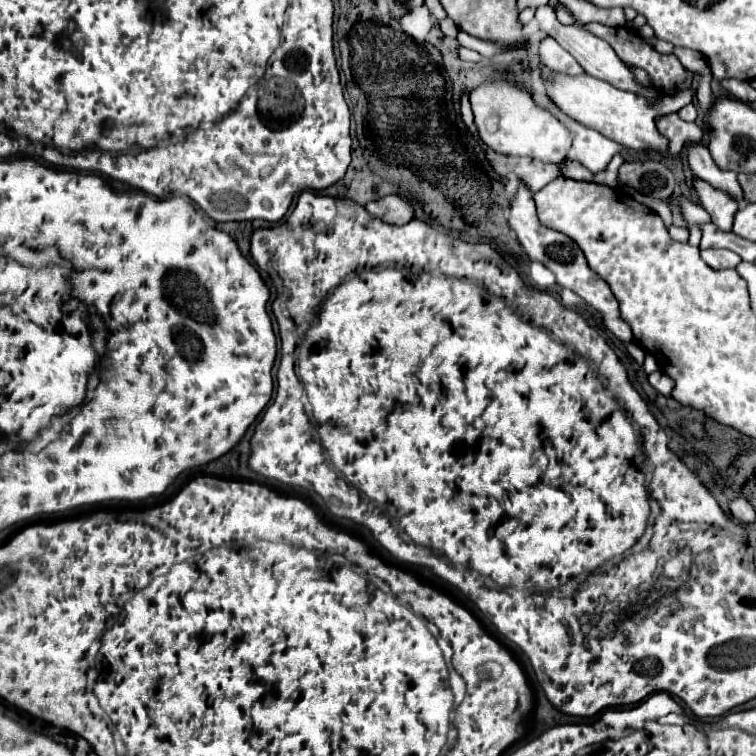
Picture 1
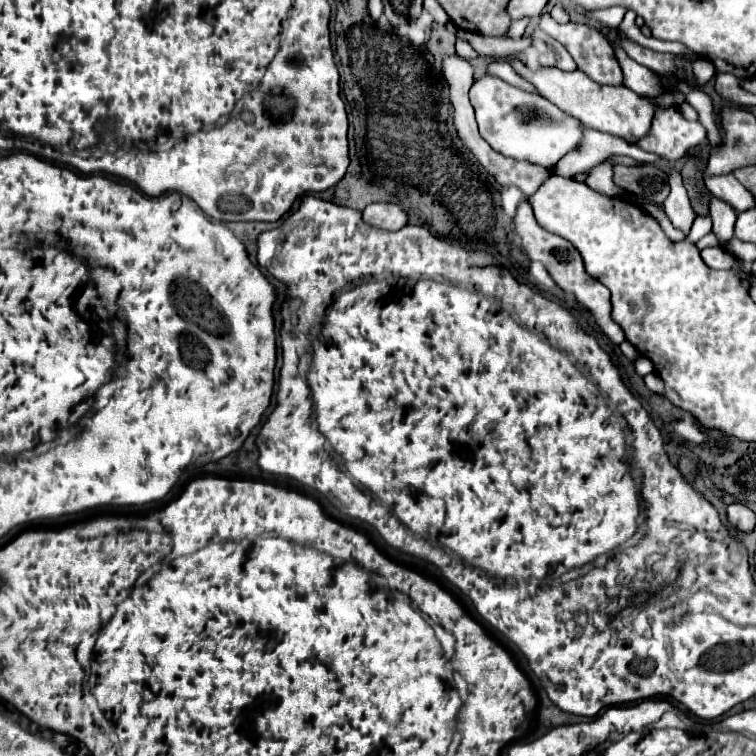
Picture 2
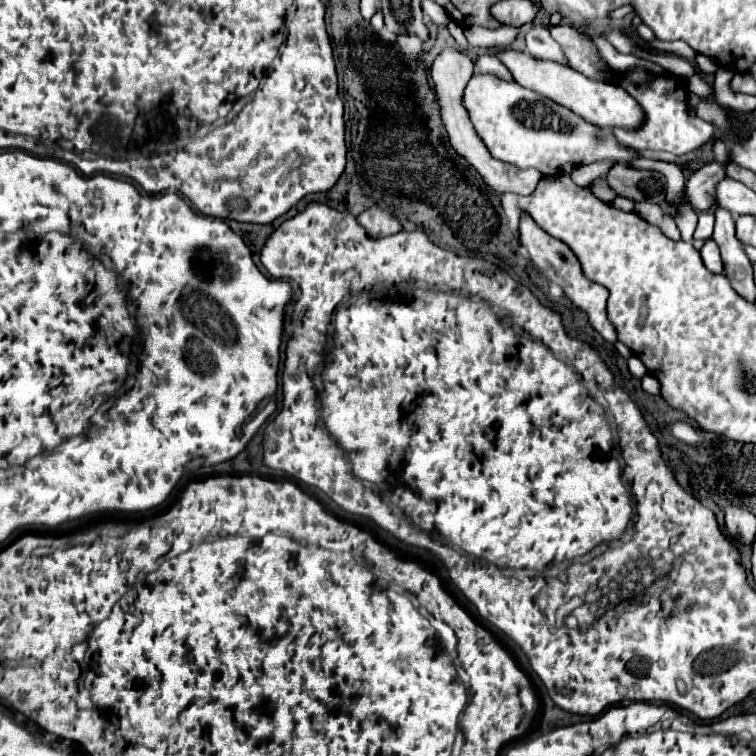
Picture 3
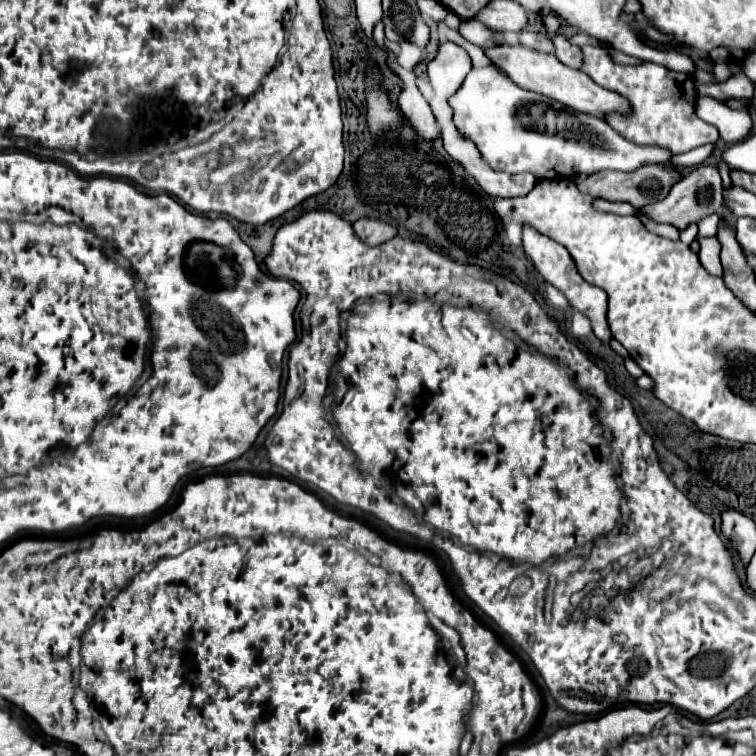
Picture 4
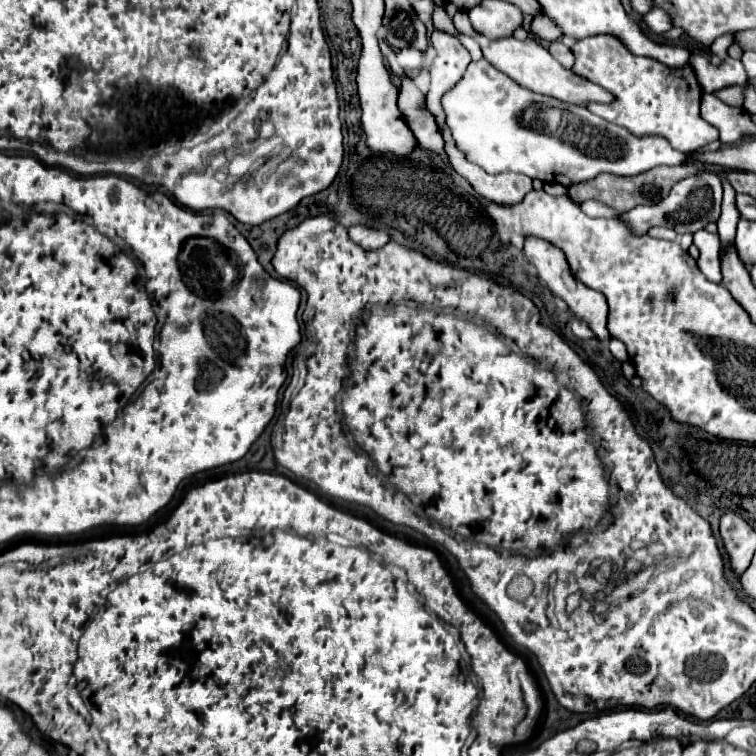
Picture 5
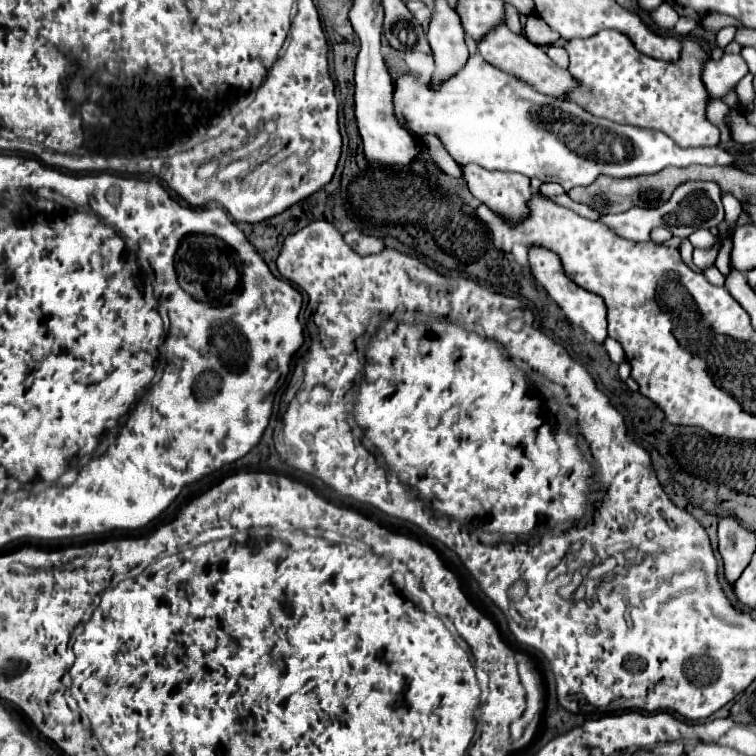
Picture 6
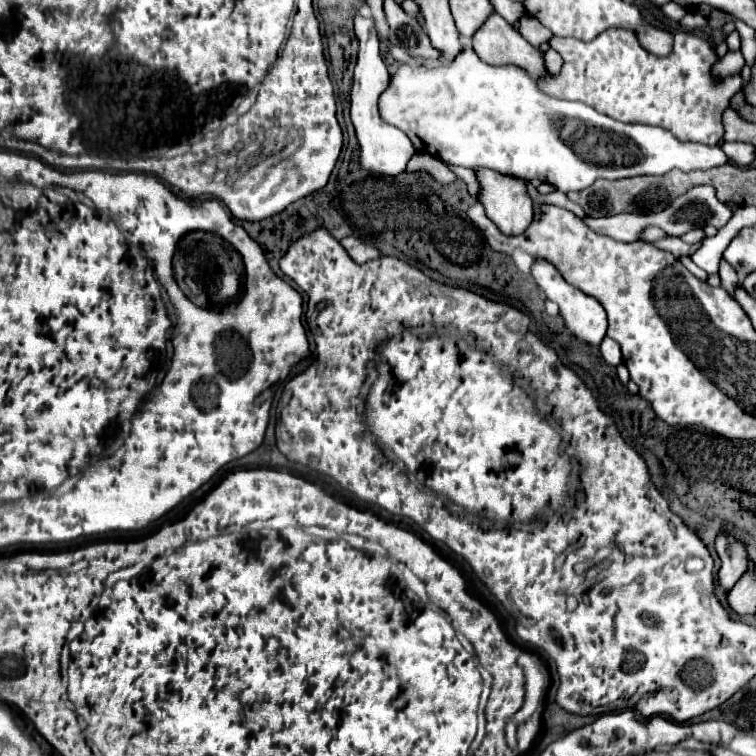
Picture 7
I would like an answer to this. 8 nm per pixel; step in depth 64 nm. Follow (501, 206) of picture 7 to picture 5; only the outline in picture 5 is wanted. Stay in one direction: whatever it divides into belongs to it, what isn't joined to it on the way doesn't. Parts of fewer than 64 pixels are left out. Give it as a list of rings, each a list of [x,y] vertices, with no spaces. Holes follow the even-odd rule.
[[[448,128],[442,130],[442,136],[446,140],[446,152],[450,156],[452,168],[464,176],[470,186],[488,202],[500,204],[500,206],[516,206],[524,200],[524,196],[532,190],[532,180],[524,174],[504,172],[504,174],[488,174],[480,166],[468,162],[460,150],[452,146],[452,138],[448,134]]]

